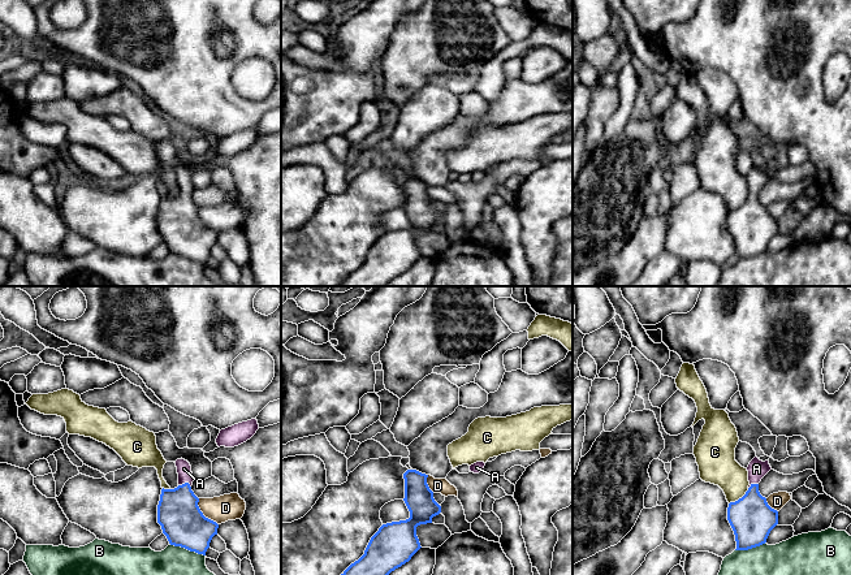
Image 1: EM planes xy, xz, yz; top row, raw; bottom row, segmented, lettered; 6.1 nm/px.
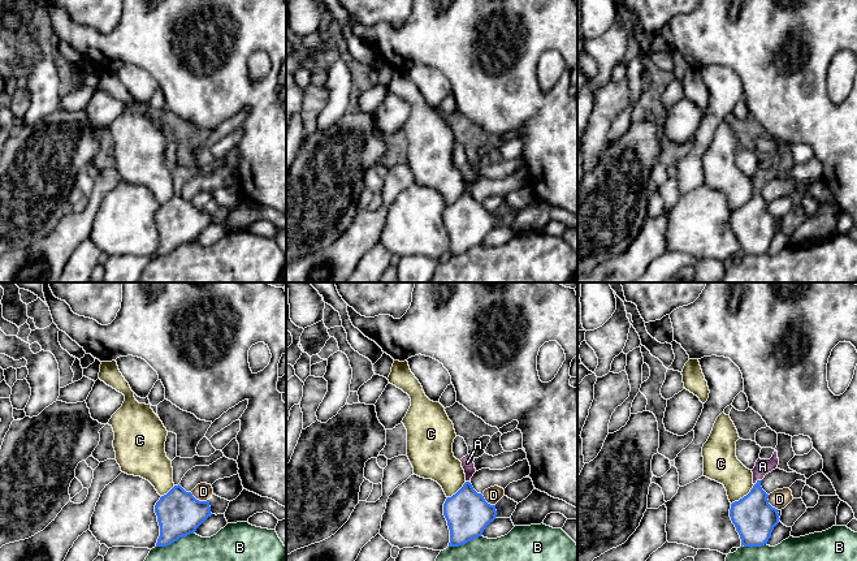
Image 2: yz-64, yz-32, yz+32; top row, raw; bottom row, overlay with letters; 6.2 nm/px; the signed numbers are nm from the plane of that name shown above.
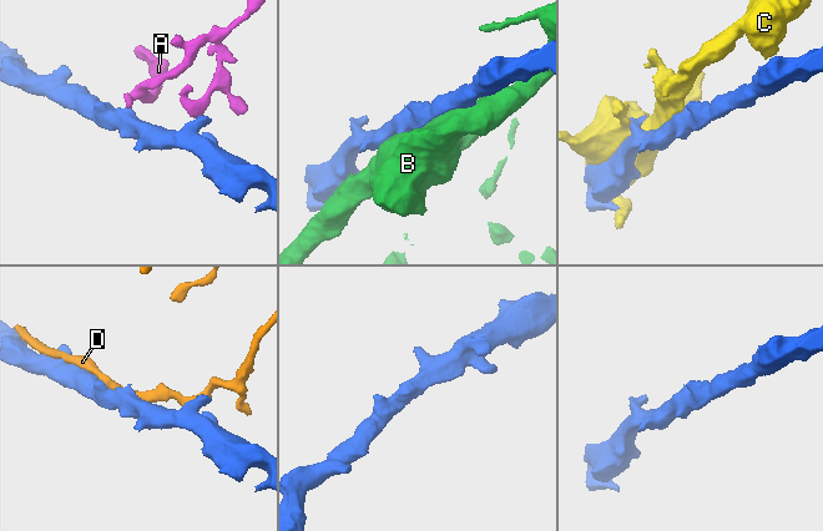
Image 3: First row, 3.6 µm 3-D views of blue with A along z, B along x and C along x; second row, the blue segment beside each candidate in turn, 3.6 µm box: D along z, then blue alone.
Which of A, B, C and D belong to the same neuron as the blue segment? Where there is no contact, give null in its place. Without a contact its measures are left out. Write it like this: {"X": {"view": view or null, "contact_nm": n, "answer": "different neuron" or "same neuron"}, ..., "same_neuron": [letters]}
{"A": {"view": "xy", "contact_nm": 80, "answer": "same neuron"}, "B": {"view": "xy", "contact_nm": 240, "answer": "different neuron"}, "C": {"view": "yz", "contact_nm": 160, "answer": "different neuron"}, "D": {"view": "xy", "contact_nm": 200, "answer": "different neuron"}, "same_neuron": ["A"]}

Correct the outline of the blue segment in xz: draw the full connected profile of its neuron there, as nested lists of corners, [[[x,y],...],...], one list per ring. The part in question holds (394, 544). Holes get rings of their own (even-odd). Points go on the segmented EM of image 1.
[[[407,470],[405,479],[405,503],[410,511],[406,520],[383,524],[371,537],[364,554],[341,575],[389,575],[411,559],[422,548],[416,527],[432,523],[441,513],[433,492],[427,484],[428,475]]]

